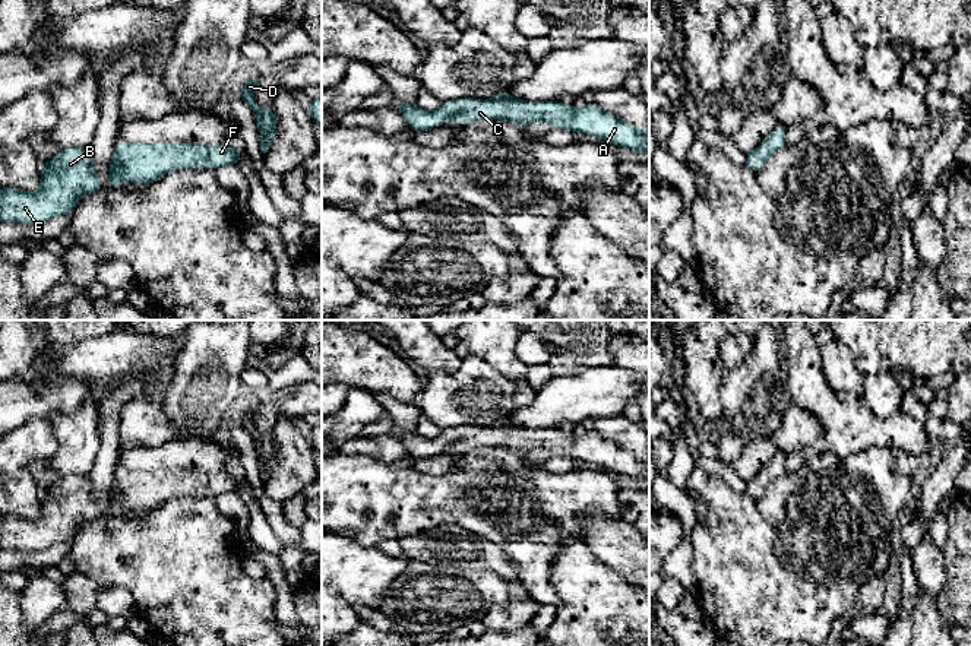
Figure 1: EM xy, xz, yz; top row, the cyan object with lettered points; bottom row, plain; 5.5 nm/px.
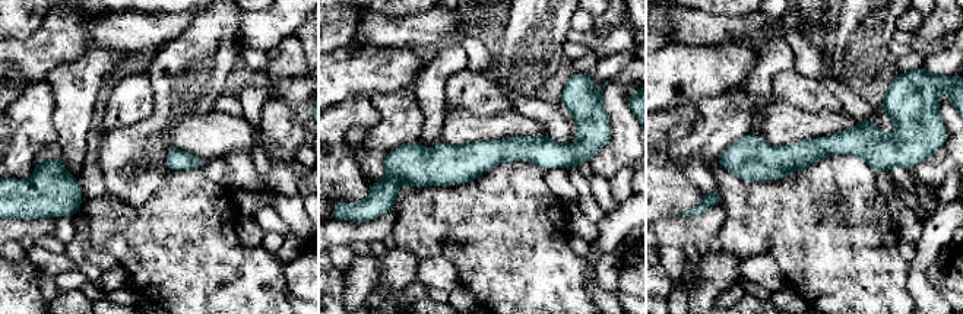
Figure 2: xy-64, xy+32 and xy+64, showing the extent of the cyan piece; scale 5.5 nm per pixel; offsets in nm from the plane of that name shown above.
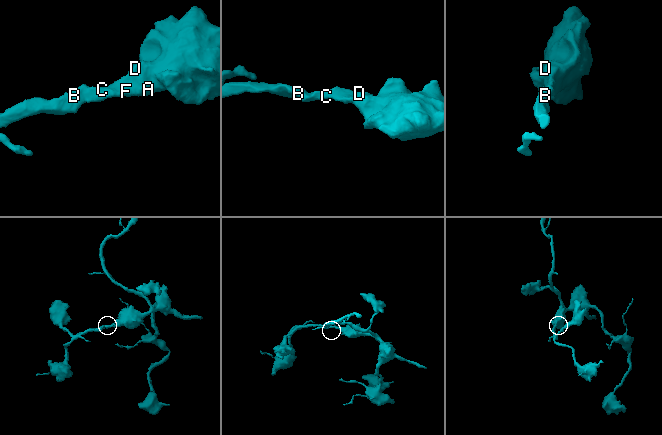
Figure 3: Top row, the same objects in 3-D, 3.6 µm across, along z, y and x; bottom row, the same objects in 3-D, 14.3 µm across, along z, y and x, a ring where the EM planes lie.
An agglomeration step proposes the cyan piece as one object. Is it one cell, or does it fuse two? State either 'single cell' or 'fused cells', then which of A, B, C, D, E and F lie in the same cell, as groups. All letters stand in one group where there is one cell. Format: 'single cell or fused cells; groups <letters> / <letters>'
single cell; groups A B C D E F

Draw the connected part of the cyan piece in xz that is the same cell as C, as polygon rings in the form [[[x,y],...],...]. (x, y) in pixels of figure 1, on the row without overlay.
[[[500,419],[491,427],[450,427],[436,438],[427,438],[417,431],[396,430],[409,457],[424,459],[442,453],[450,446],[462,452],[486,447],[506,447],[512,452],[529,453],[537,449],[548,450],[553,456],[567,456],[591,462],[607,471],[649,482],[649,455],[638,459],[633,453],[601,437],[595,430],[578,437],[560,428],[526,430]]]

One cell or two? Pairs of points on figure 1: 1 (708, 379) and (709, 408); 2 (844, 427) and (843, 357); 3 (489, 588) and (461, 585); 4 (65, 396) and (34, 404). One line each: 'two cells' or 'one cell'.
1: one cell
2: two cells
3: one cell
4: one cell

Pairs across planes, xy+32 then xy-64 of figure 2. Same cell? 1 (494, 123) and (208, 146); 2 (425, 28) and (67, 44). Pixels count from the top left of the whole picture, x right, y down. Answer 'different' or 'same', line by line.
1: same
2: different

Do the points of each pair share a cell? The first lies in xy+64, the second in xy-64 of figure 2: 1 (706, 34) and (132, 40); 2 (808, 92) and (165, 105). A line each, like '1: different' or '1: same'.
1: same
2: different

